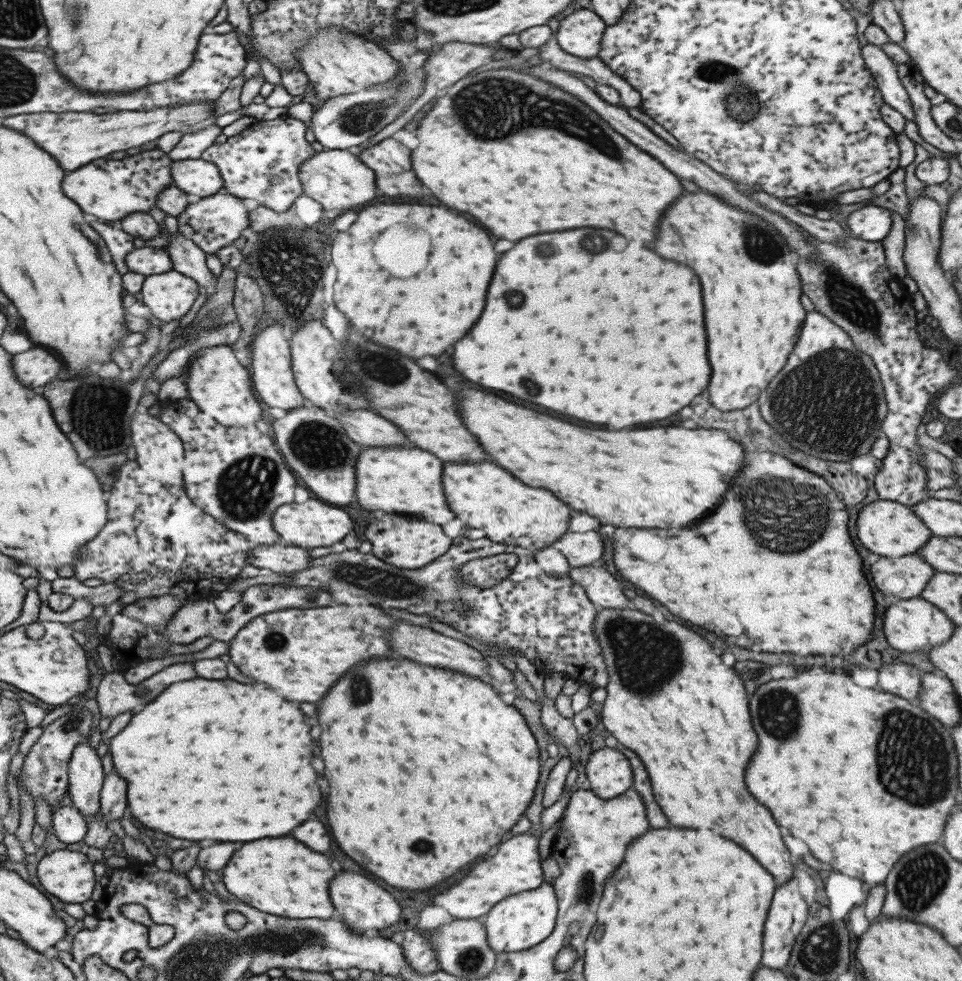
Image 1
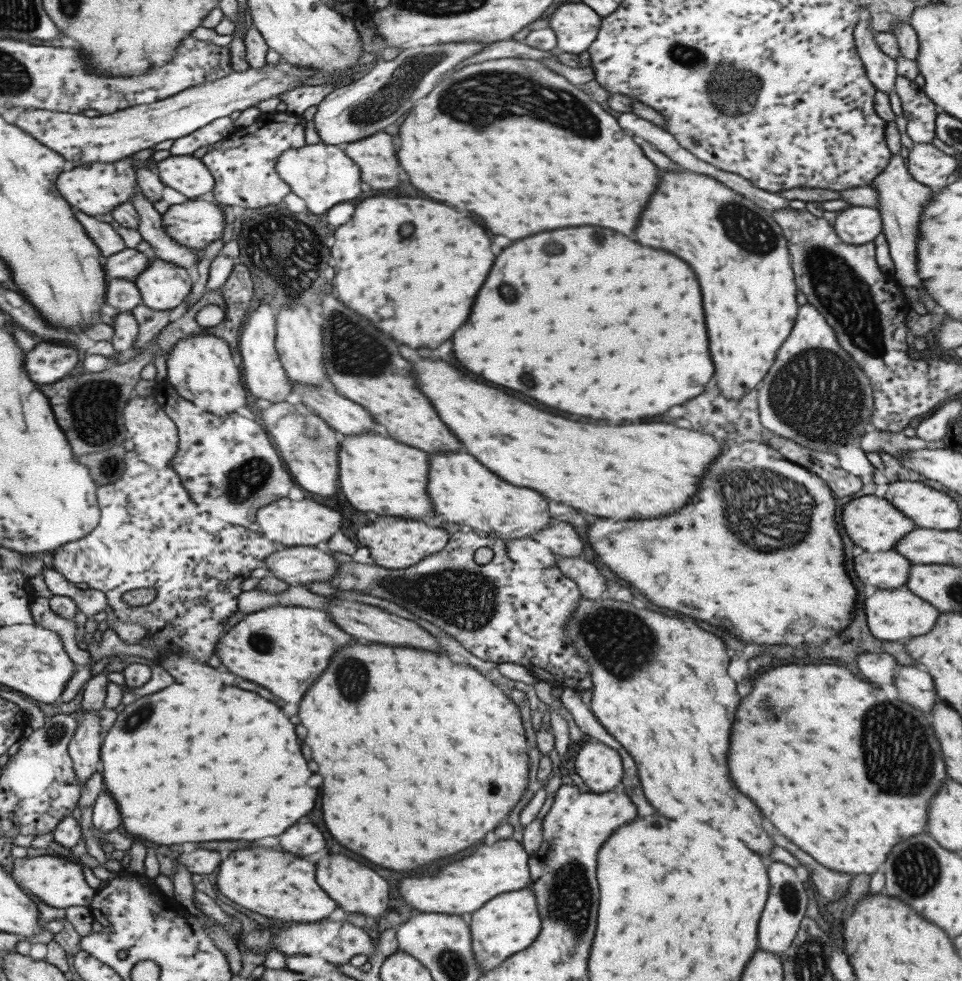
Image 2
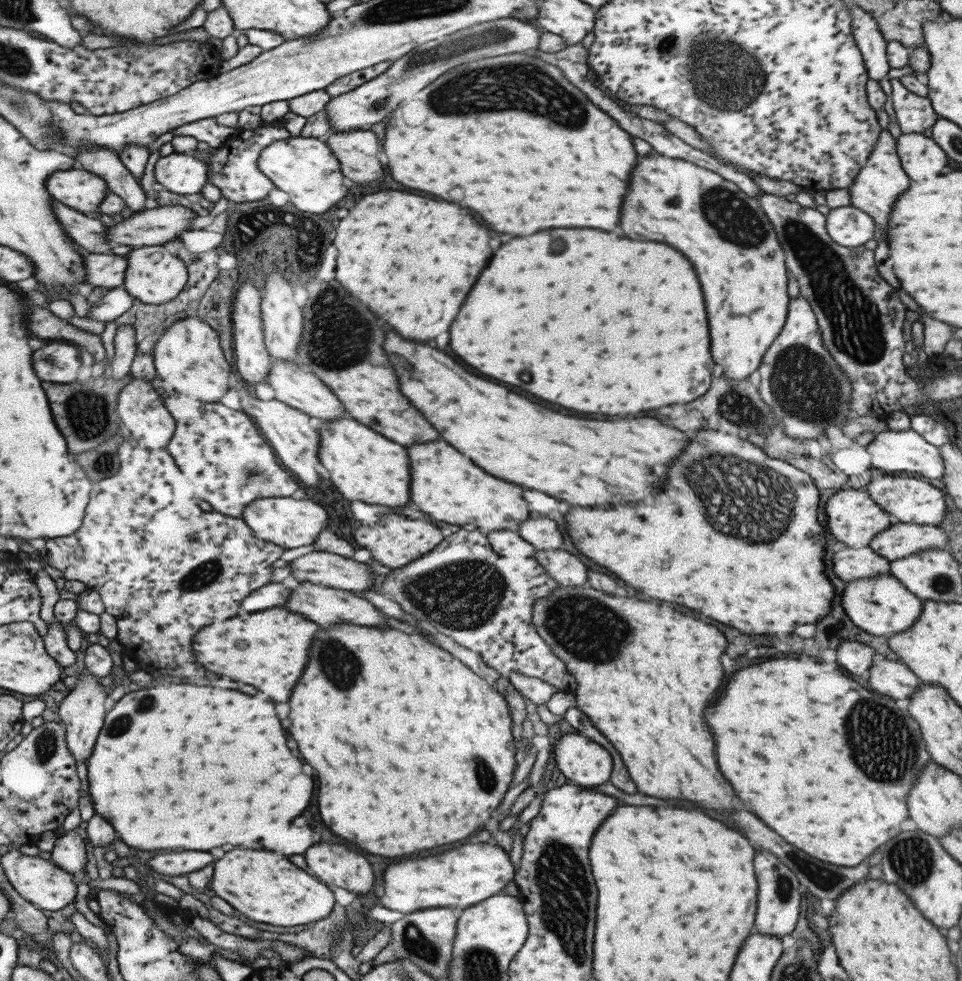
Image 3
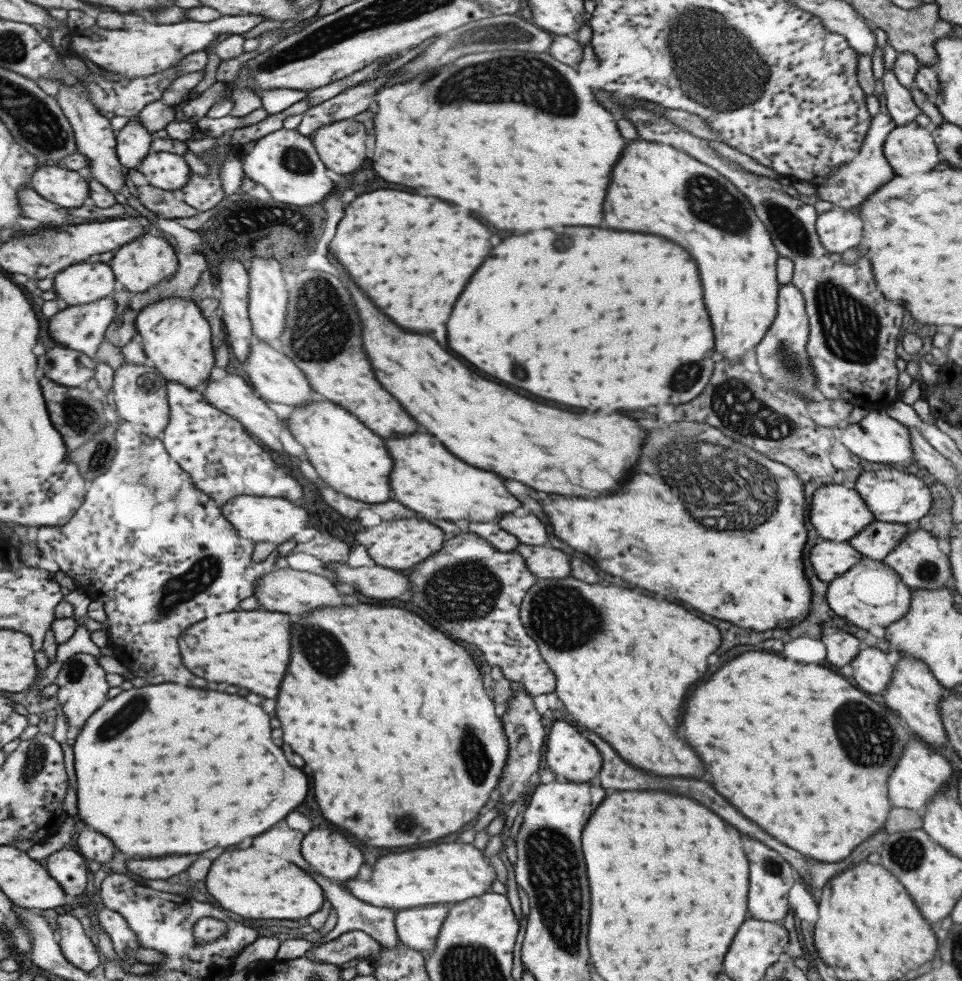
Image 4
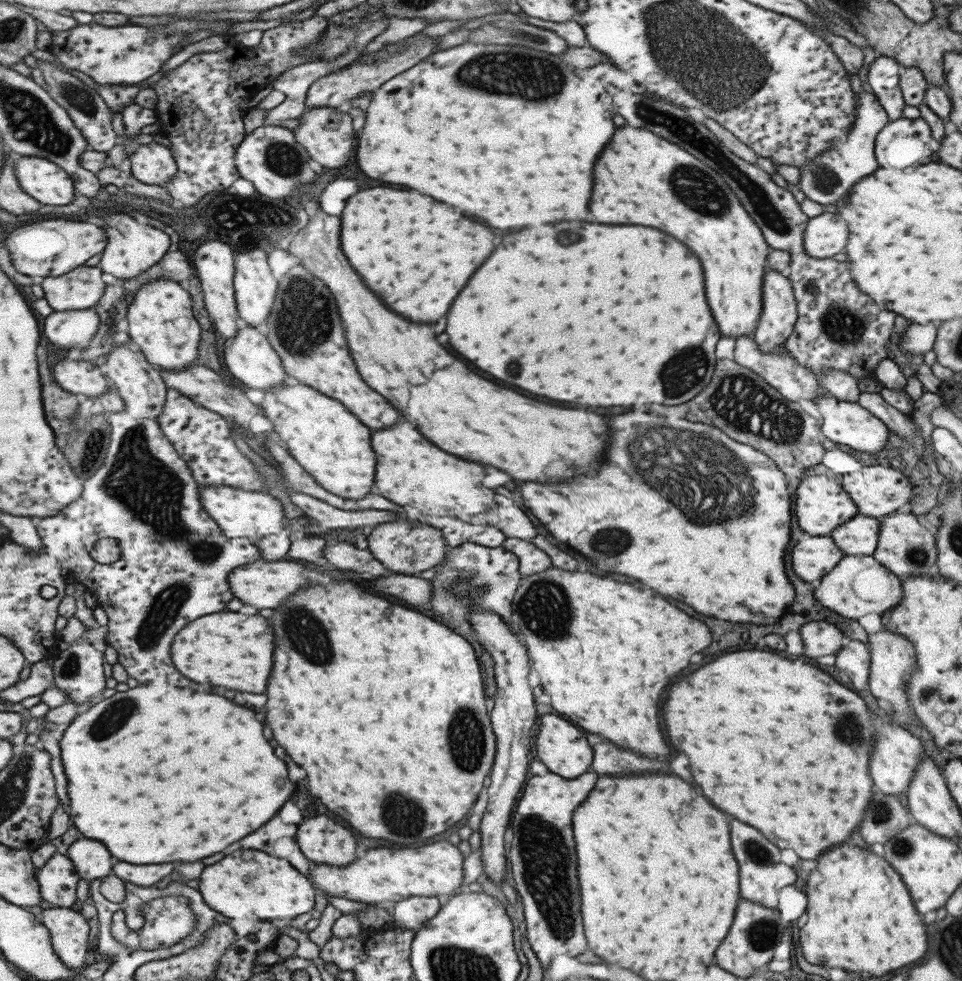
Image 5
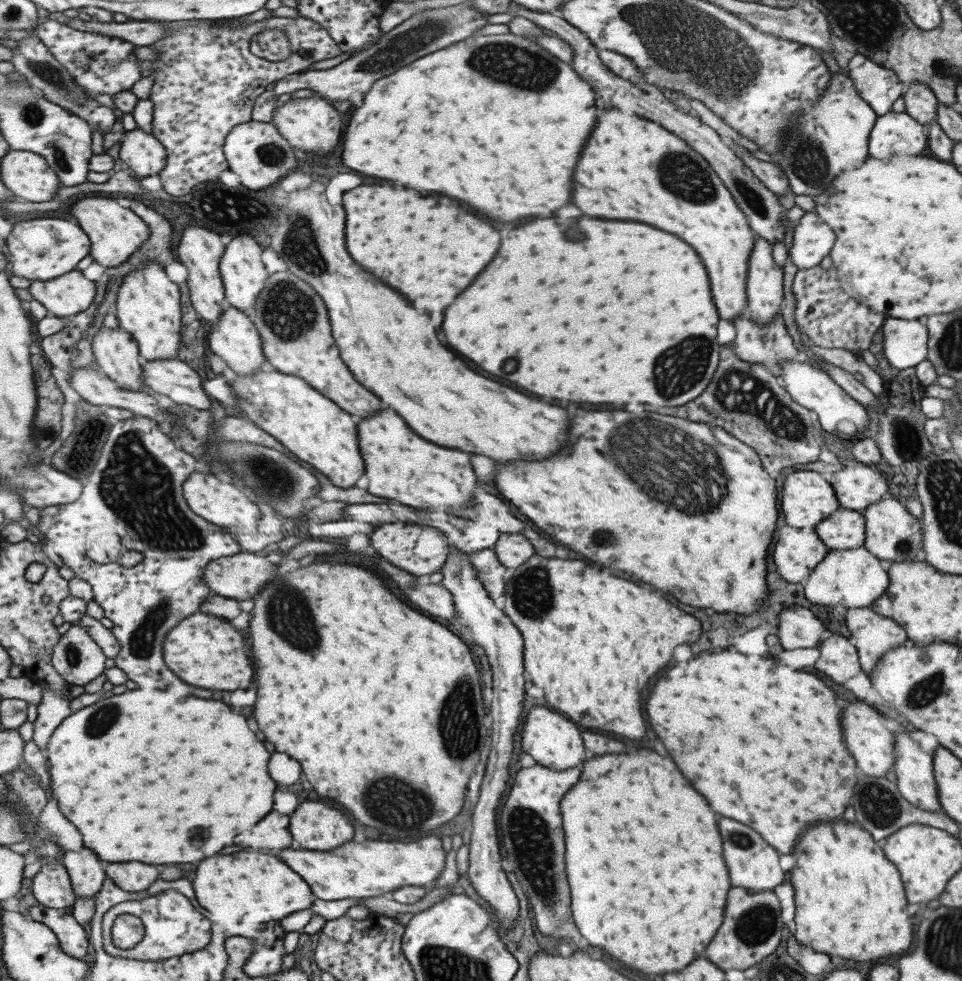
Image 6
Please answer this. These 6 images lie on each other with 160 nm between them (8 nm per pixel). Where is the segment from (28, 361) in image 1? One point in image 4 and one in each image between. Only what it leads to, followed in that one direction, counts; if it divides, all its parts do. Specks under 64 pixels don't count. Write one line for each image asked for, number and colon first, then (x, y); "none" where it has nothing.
2: (48, 364)
3: (58, 363)
4: (69, 367)

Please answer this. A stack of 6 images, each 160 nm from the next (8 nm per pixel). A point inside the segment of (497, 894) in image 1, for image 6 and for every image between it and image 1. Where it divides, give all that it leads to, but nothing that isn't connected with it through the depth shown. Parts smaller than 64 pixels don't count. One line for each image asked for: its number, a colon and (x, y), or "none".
2: (461, 887)
3: (459, 878)
4: (453, 872)
5: (379, 875)
6: (371, 868)

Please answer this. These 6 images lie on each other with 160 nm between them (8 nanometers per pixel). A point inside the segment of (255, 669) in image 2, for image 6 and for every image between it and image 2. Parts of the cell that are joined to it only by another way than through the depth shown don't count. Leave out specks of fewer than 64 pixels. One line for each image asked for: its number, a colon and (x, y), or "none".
3: (269, 649)
4: (251, 649)
5: (229, 649)
6: (208, 652)

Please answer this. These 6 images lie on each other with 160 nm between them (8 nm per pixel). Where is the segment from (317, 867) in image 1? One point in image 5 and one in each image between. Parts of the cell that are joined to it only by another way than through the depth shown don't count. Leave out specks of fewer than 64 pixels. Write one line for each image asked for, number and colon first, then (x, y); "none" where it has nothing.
2: (279, 885)
3: (268, 888)
4: (251, 884)
5: (248, 883)

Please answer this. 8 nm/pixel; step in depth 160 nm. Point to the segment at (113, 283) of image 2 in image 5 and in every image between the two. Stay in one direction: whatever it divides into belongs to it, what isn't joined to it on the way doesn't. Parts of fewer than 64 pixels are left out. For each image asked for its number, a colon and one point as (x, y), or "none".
3: (114, 303)
4: (83, 327)
5: (75, 329)

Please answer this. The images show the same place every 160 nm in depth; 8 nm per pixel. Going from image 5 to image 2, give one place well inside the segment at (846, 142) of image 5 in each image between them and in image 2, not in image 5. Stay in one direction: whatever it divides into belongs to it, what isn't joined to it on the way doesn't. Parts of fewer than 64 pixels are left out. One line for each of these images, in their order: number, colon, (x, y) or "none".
2: (900, 197)
3: (880, 180)
4: (846, 186)

